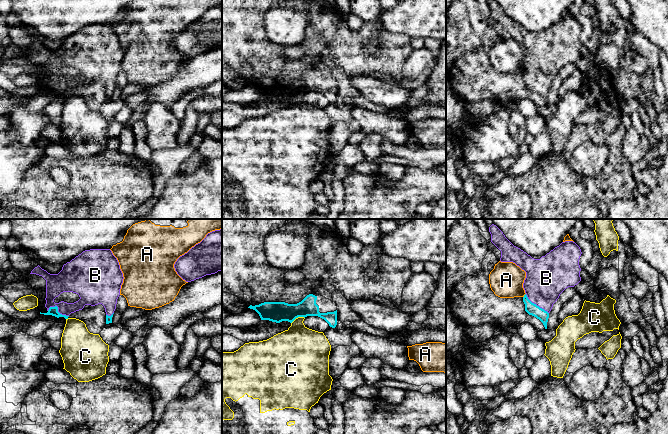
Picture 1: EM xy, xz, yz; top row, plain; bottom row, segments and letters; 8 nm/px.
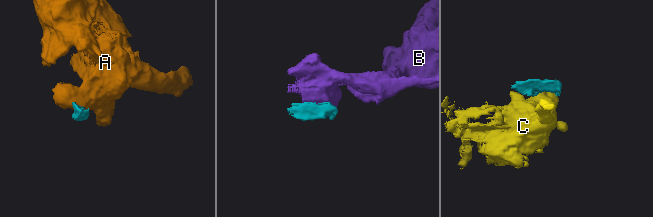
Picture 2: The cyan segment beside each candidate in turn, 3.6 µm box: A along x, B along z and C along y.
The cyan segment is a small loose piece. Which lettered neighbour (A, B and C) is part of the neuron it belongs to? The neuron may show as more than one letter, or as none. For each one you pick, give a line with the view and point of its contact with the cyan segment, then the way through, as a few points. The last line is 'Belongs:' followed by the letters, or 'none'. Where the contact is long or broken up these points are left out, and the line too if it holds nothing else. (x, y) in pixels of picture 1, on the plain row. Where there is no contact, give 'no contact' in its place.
B: xy (57, 85)
Belongs: B

